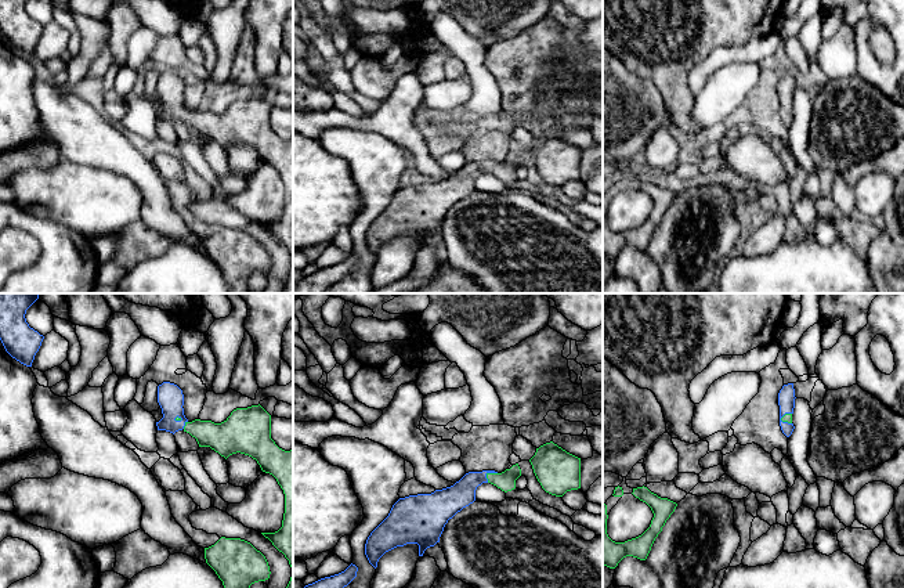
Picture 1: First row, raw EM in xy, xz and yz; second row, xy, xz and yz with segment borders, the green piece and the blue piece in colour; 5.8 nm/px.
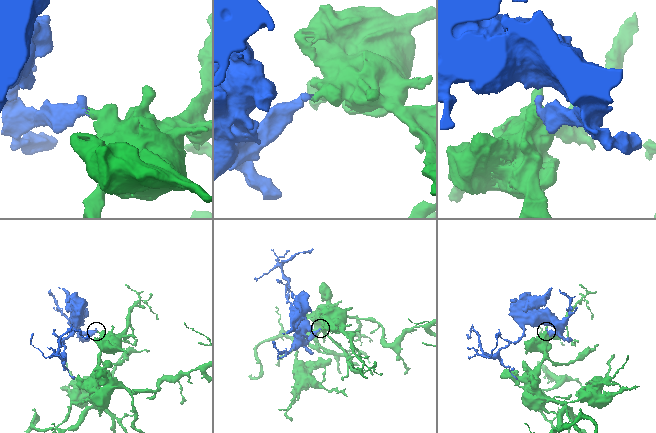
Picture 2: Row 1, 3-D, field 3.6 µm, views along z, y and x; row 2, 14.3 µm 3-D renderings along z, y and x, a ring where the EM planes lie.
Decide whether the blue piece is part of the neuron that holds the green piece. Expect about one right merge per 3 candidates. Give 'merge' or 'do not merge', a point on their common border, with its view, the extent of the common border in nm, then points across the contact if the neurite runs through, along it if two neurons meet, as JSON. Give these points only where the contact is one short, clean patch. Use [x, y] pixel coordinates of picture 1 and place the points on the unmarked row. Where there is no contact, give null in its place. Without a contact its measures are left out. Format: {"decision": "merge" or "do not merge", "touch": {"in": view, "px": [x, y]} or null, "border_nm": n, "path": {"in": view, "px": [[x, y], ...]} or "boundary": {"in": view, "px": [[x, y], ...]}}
{"decision": "merge", "touch": {"in": "xz", "px": [488, 163]}, "border_nm": 90, "path": {"in": "xz", "px": [[506, 170], [495, 169], [488, 163], [474, 169], [454, 188]]}}

